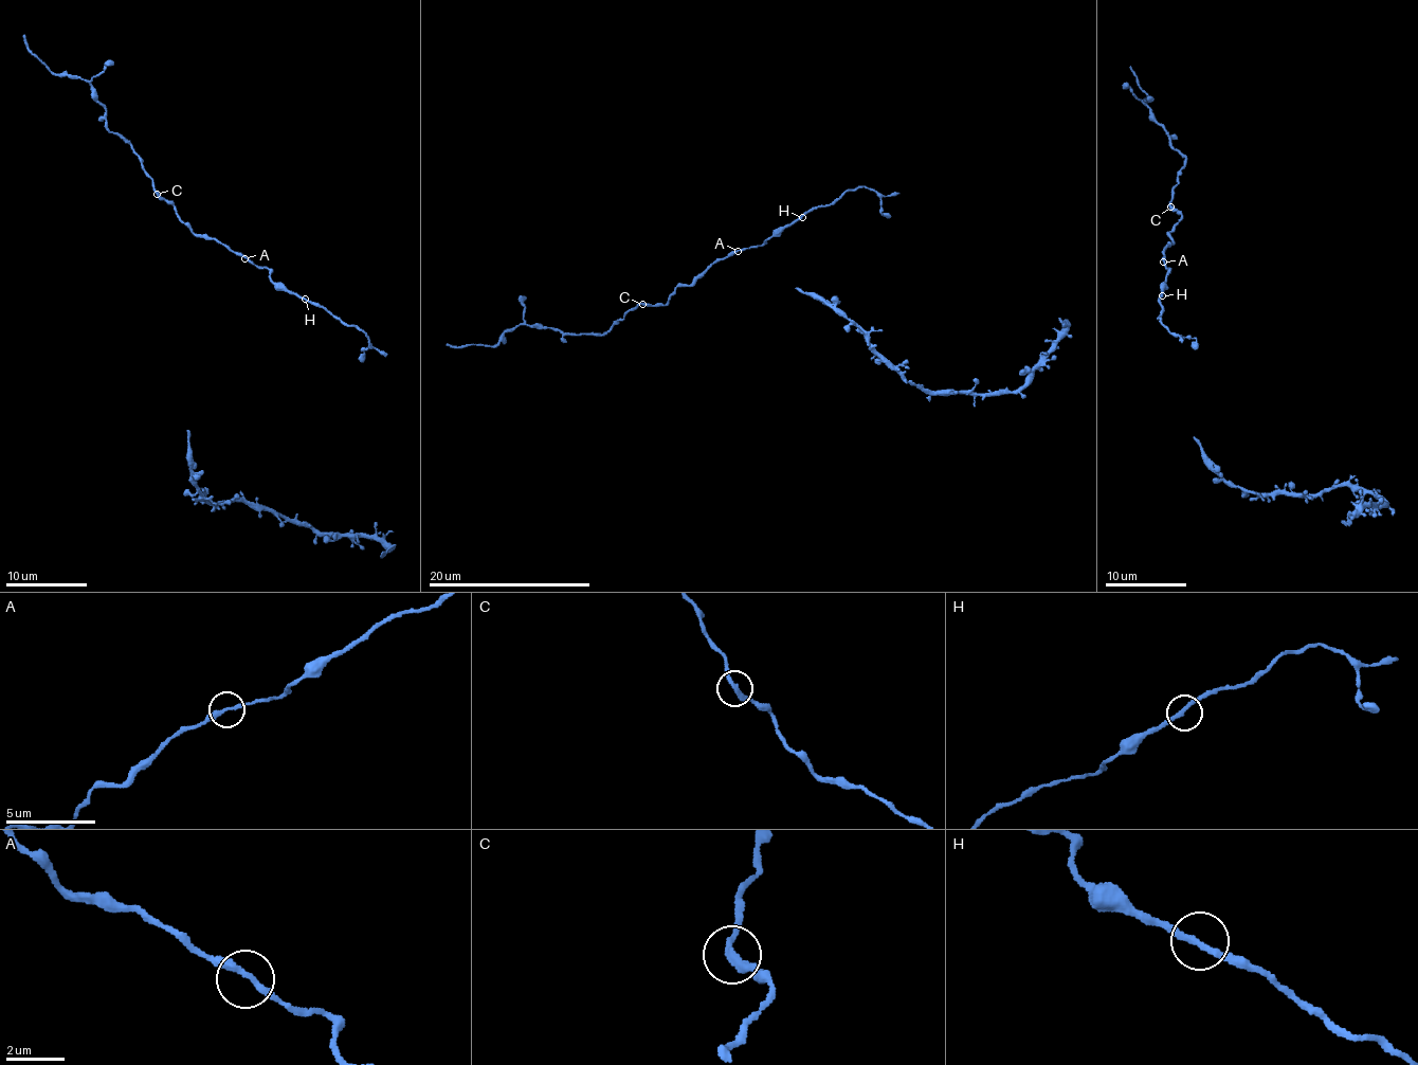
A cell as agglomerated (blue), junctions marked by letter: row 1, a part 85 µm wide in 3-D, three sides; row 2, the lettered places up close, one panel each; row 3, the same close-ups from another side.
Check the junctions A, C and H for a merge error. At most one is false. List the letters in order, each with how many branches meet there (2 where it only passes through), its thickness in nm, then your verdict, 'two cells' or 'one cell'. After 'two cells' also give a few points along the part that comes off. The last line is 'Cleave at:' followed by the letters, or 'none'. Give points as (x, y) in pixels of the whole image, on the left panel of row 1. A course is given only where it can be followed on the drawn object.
A: 2 | 240 nm | one cell
C: 2 | 240 nm | one cell
H: 2 | 220 nm | one cell
Cleave at: none

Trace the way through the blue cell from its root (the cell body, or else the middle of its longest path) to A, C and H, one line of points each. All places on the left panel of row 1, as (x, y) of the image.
A: (277, 291), (266, 267), (256, 267), (244, 258)
C: (277, 291), (266, 267), (251, 265), (220, 242), (203, 238), (158, 194)
H: (277, 291), (290, 291), (305, 299)

